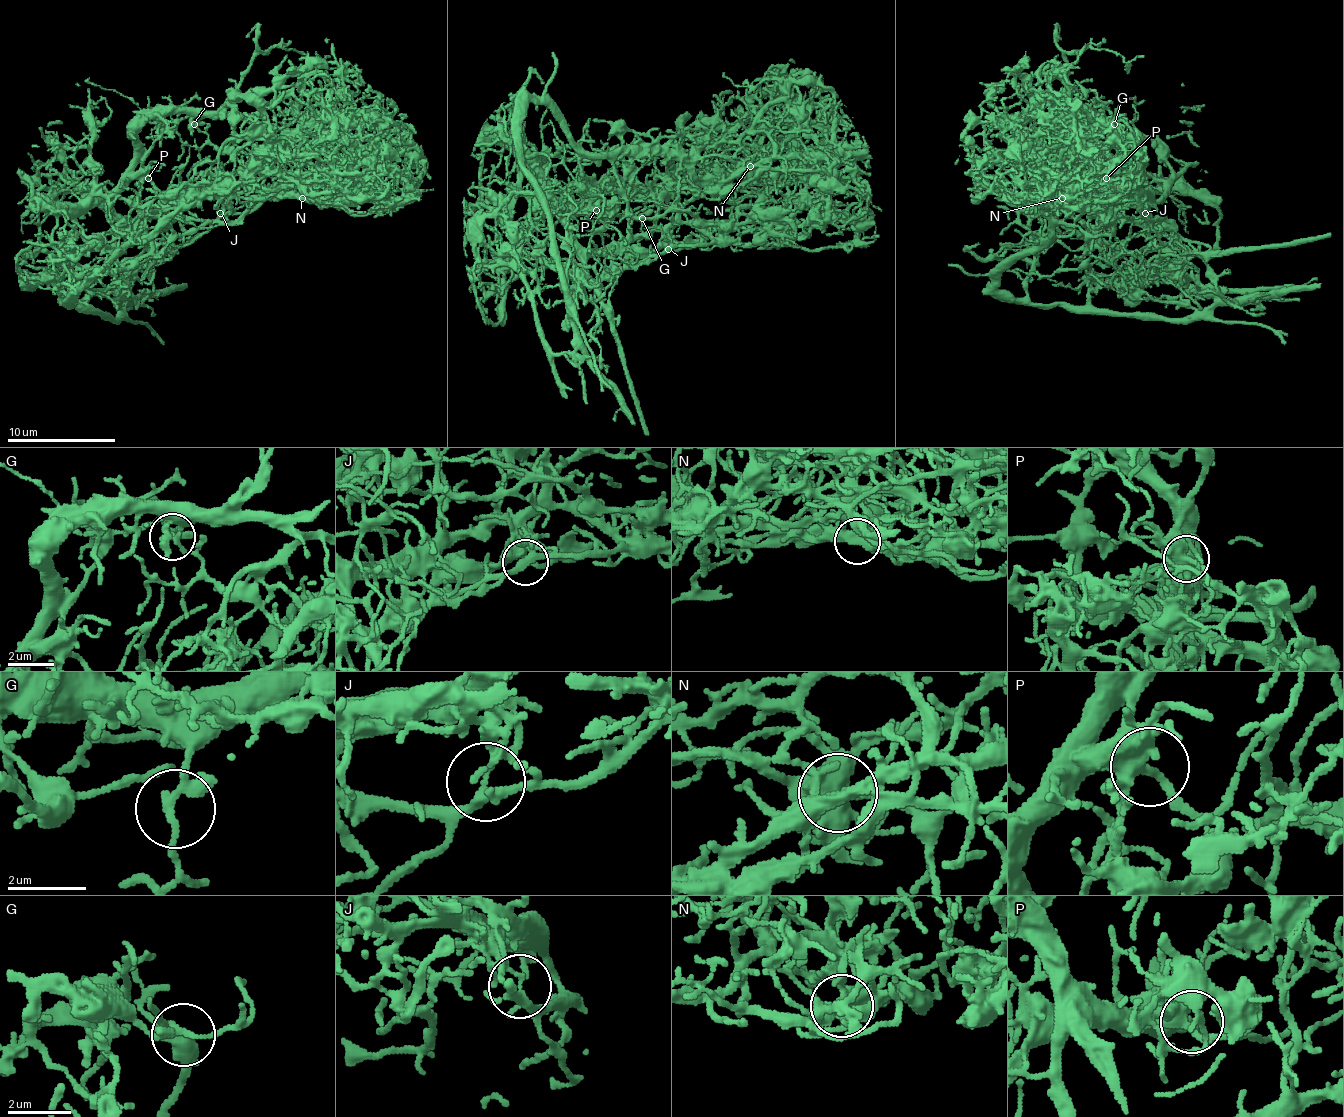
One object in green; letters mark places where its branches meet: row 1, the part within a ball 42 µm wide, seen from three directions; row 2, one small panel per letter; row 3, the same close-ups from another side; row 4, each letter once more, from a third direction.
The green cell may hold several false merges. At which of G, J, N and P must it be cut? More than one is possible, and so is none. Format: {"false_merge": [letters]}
{"false_merge": ["J", "N"]}

